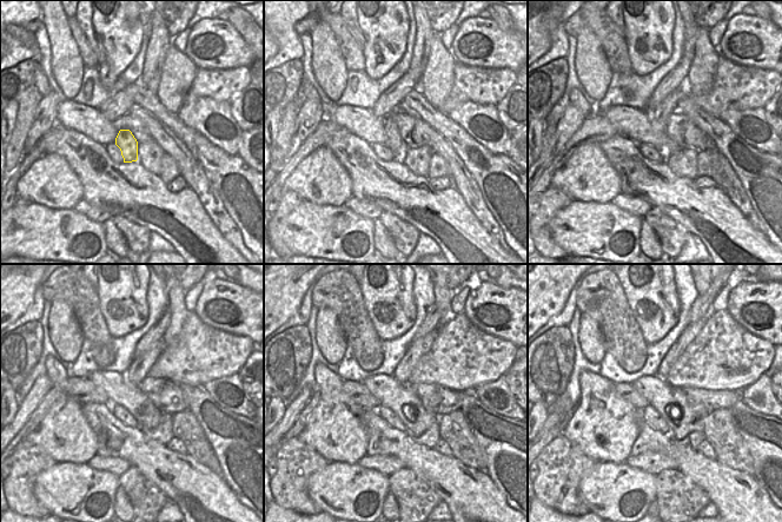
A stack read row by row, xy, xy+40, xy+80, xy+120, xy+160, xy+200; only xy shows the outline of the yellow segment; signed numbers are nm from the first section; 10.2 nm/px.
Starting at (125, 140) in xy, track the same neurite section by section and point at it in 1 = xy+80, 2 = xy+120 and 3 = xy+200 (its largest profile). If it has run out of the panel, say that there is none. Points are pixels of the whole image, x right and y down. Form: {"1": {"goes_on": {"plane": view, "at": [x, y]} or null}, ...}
{"1": {"goes_on": {"plane": "xy+80", "at": [668, 106]}}, "2": {"goes_on": {"plane": "xy+120", "at": [138, 370]}}, "3": {"goes_on": {"plane": "xy+200", "at": [691, 331]}}}

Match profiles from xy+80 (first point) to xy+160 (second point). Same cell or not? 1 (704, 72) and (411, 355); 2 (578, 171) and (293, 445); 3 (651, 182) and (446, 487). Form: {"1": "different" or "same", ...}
{"1": "different", "2": "different", "3": "same"}

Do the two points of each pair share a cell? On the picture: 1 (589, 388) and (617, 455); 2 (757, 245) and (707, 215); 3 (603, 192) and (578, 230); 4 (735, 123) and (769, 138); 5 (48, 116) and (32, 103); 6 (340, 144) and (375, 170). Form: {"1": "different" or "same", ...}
{"1": "same", "2": "same", "3": "different", "4": "same", "5": "different", "6": "same"}

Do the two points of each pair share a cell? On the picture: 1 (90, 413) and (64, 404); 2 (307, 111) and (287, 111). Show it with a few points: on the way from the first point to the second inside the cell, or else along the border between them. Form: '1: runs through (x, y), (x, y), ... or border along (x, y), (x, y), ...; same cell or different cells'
1: border along (81, 404), (84, 417), (95, 435); different cells
2: border along (299, 108), (291, 138); different cells

